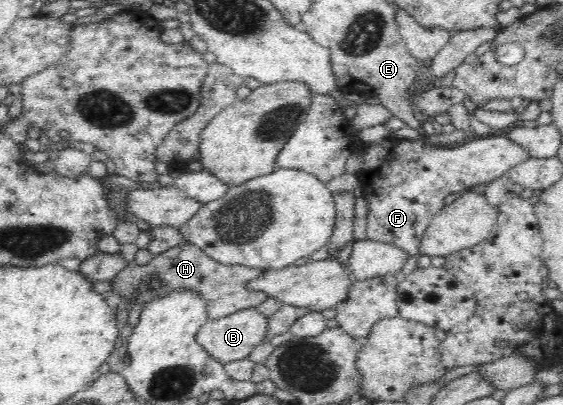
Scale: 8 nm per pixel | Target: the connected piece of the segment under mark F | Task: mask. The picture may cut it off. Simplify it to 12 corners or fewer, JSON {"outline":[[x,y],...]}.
{"outline":[[507,136],[361,148],[367,238],[420,253],[451,193],[529,159]]}

